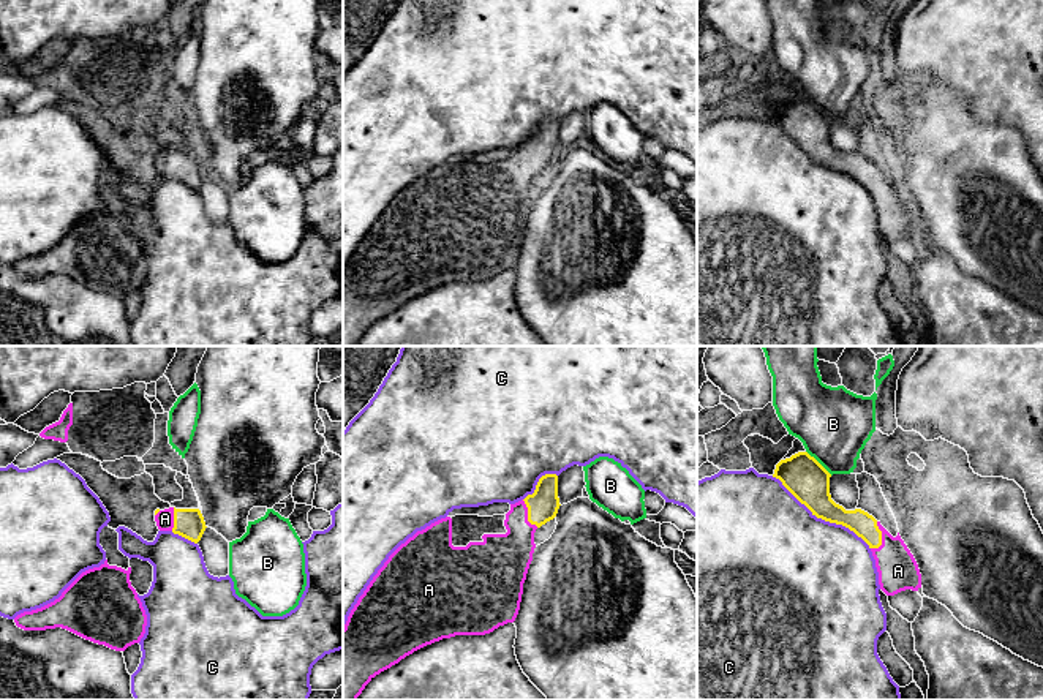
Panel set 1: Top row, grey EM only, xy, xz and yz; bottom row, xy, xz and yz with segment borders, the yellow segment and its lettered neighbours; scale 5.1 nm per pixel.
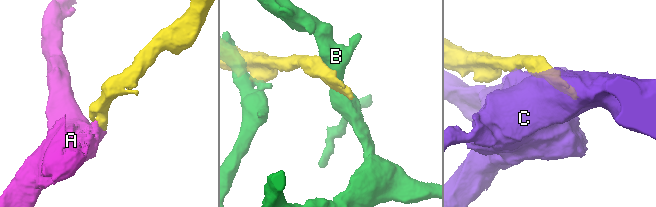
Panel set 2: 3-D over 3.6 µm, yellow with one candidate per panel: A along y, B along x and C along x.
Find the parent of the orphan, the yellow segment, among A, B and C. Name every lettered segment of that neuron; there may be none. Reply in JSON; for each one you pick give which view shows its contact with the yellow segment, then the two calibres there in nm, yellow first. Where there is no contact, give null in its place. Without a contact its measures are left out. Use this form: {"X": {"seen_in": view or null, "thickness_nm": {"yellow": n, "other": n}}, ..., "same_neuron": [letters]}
{"A": {"seen_in": "yz", "thickness_nm": {"yellow": 120, "other": 200}}, "same_neuron": ["A"]}

